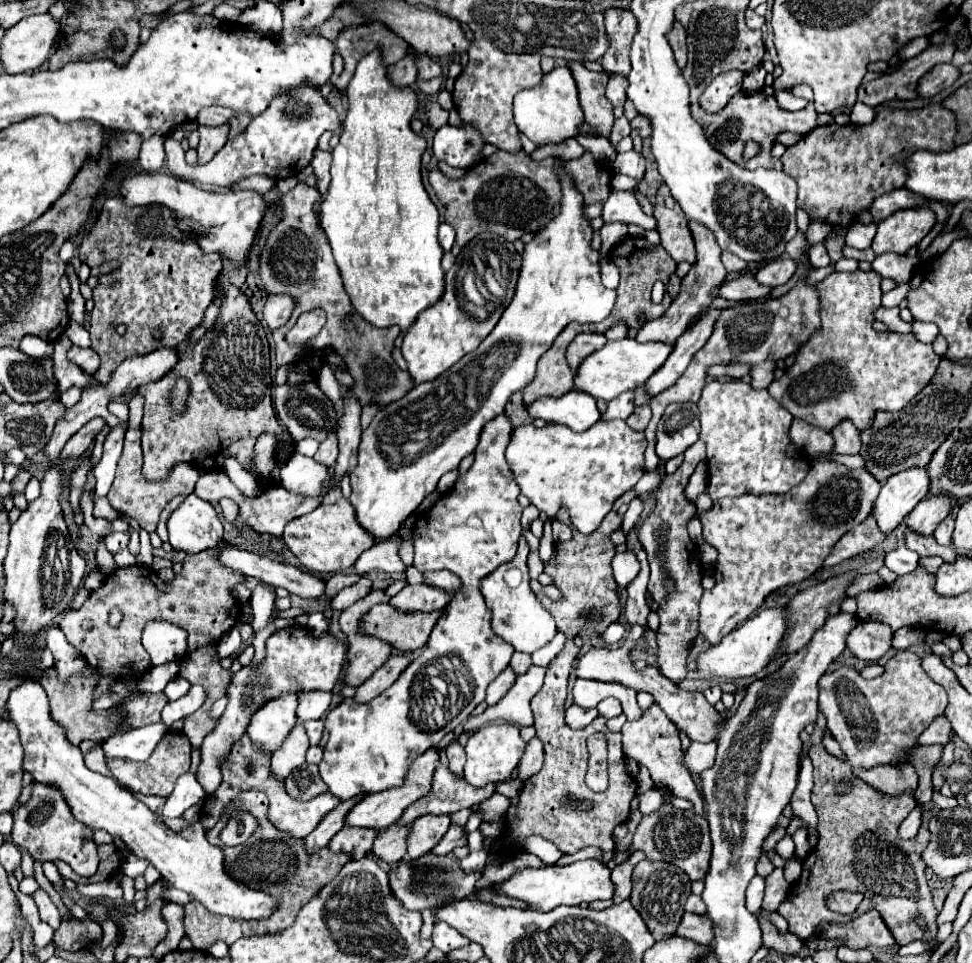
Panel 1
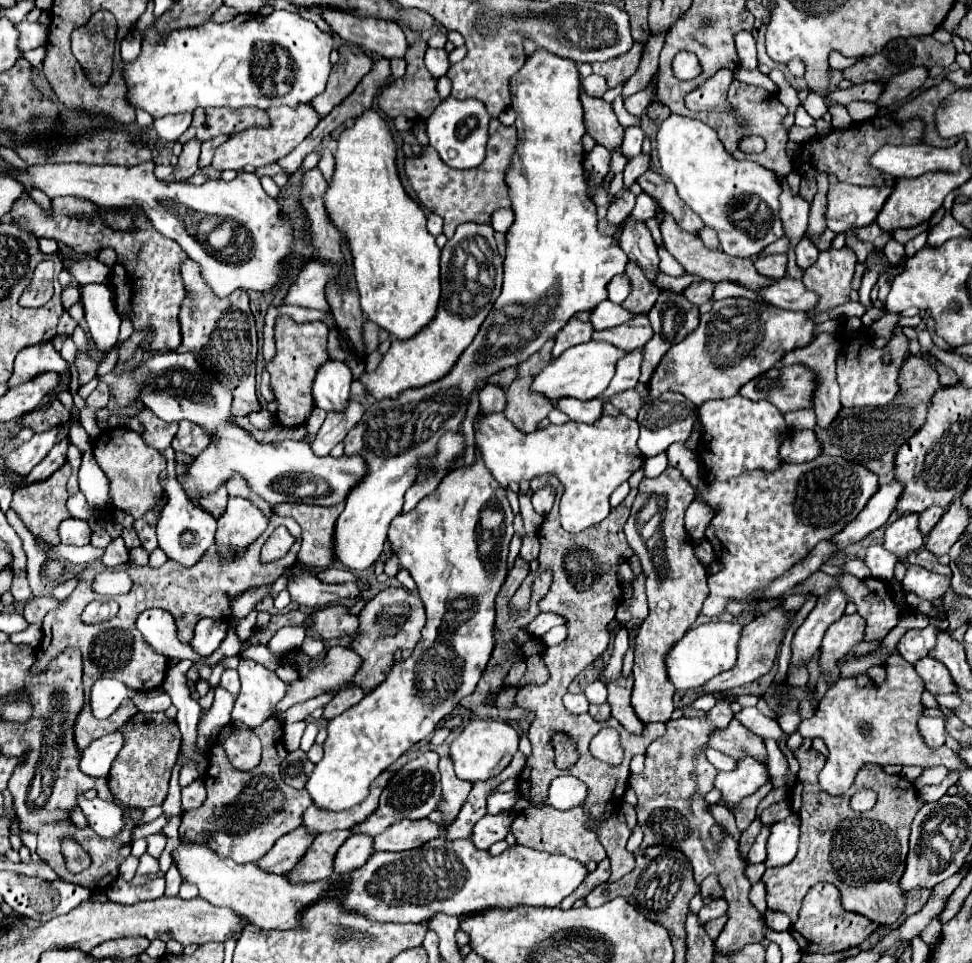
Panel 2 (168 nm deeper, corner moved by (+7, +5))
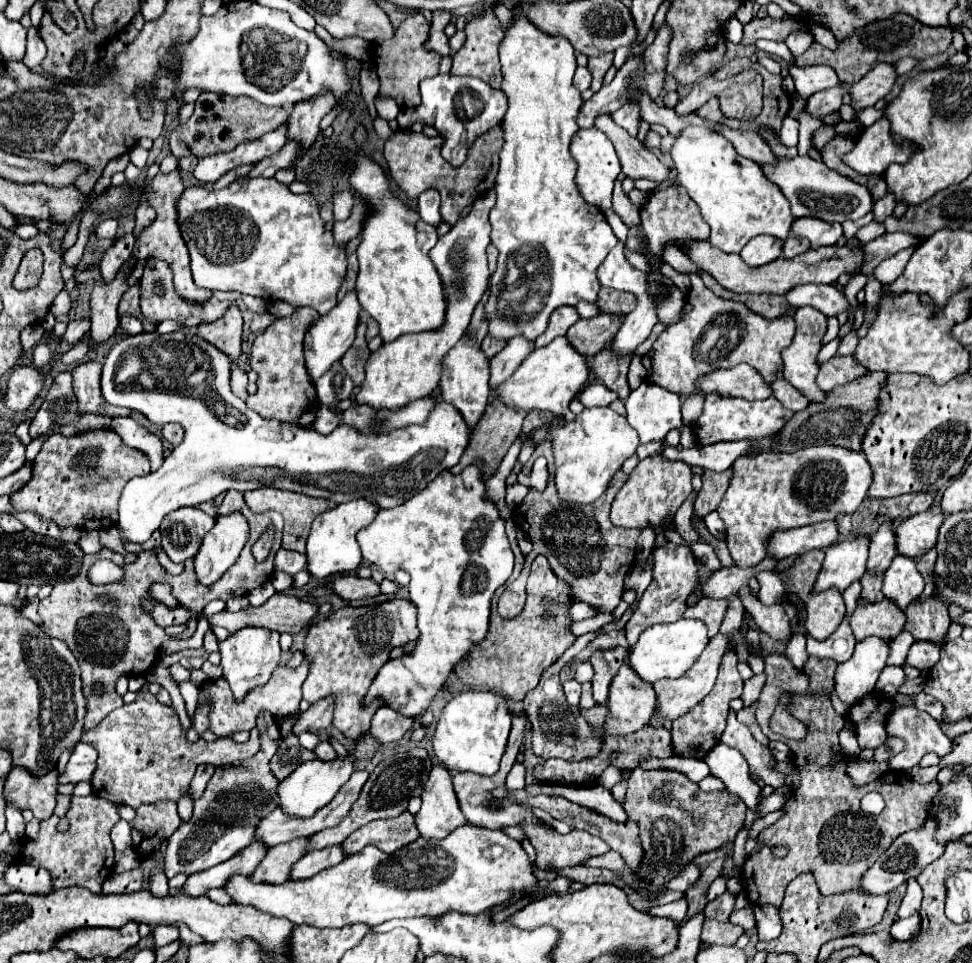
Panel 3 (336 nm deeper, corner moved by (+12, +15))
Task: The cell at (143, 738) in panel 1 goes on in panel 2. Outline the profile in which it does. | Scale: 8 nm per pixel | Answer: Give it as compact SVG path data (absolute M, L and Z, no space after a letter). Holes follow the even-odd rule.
M119 732L97 738L95 742L91 742L87 750L83 750L81 764L79 764L81 772L91 778L105 778L121 746L123 746L123 736Z

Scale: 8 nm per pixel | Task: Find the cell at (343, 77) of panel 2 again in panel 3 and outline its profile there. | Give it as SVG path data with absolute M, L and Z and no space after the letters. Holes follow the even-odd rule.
M322 92L312 100L298 102L288 118L288 138L296 138L306 150L318 136L320 120L336 106L336 96L332 92Z

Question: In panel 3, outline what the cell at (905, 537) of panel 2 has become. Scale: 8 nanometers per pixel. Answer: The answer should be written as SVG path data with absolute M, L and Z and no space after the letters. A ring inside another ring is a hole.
M888 520L878 528L878 532L870 540L870 558L866 562L868 572L872 572L872 574L884 572L890 566L890 562L894 560L894 556L898 556L894 522Z

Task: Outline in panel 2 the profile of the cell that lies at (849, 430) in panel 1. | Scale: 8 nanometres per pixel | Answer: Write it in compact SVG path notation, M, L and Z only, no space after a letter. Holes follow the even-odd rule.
M821 332L809 346L789 352L781 360L784 366L801 363L815 374L813 410L817 414L817 424L825 428L833 422L835 414L841 410L839 386L835 382L837 354L839 354L839 336L831 332Z

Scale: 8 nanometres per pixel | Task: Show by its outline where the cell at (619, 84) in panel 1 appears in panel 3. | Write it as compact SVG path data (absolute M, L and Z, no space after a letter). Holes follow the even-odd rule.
M578 66L576 76L574 76L574 86L576 86L580 92L584 92L586 88L590 88L590 82L592 82L592 74L590 74L590 70Z

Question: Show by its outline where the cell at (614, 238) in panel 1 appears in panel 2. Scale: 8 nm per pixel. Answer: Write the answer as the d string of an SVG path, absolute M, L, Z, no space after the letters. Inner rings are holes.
M625 190L611 206L609 206L609 212L607 212L607 220L611 224L621 224L623 218L627 218L631 214L635 206L635 194L631 194L629 190Z

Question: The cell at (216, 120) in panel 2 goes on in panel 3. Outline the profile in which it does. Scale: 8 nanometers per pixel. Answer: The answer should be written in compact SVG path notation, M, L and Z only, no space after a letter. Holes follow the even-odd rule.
M202 92L194 104L194 114L186 124L180 124L170 134L170 150L176 158L182 156L206 156L210 152L226 152L238 146L242 140L256 140L258 136L272 132L288 120L288 112L282 108L266 108L248 96L222 96L214 92Z

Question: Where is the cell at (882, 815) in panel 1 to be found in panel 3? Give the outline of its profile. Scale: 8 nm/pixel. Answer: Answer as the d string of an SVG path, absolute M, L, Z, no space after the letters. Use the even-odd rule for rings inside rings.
M770 654L766 658L766 684L758 698L756 708L756 720L762 728L762 732L770 740L780 740L792 750L792 762L800 776L800 786L794 788L784 804L784 816L780 816L770 828L760 832L762 842L766 844L758 854L748 856L744 862L744 868L740 872L742 886L746 890L746 896L756 906L770 904L780 908L784 900L786 886L804 872L812 872L818 880L820 892L824 896L834 896L840 892L860 892L862 890L862 876L868 872L870 864L876 862L880 854L884 854L890 844L904 832L920 828L926 810L930 804L930 796L936 796L940 786L938 784L918 784L910 780L906 772L886 772L878 780L862 786L852 788L850 776L846 774L846 768L850 764L850 756L844 754L838 732L844 726L844 716L840 716L828 698L826 692L808 694L810 678L808 674L796 670L792 662L784 654ZM788 694L788 712L800 720L808 730L802 740L790 740L784 738L770 728L772 714L776 710L776 704L780 698ZM868 792L880 792L884 796L884 810L878 816L868 816L860 808L860 800ZM770 846L786 846L788 854L784 858L778 858L772 854Z

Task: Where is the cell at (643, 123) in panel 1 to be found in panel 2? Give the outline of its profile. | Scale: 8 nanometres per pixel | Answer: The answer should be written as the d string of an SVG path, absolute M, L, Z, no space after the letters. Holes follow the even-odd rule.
M653 102L653 104L649 104L647 114L649 114L649 118L651 118L653 122L663 122L663 118L667 118L667 114L671 114L671 110L669 110L665 104Z

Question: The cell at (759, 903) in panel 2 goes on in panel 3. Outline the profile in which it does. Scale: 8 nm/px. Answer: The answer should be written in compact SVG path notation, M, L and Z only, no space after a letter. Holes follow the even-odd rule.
M724 892L722 896L718 896L716 900L708 902L704 908L704 914L708 920L718 920L718 922L728 922L730 912L734 910L734 902L736 902L738 894L732 892Z

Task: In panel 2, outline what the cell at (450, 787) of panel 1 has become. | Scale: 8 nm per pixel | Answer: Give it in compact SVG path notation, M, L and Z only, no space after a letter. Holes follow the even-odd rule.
M429 750L429 752L421 754L419 758L413 758L405 766L401 766L393 774L393 778L389 780L389 784L385 786L383 794L379 796L379 806L377 806L375 814L371 814L371 818L367 818L367 822L361 822L359 826L355 826L355 830L351 830L351 834L377 836L387 826L391 826L393 822L399 822L403 818L407 818L407 820L427 818L437 808L437 804L441 802L441 786L439 786L437 762L439 762L437 752Z

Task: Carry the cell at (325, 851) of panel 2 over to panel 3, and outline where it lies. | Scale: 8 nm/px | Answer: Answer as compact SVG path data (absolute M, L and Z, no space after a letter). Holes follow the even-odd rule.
M310 836L296 838L286 844L278 844L274 848L268 848L270 852L262 860L262 864L252 874L254 880L268 880L270 884L282 884L290 878L292 866L308 852Z

